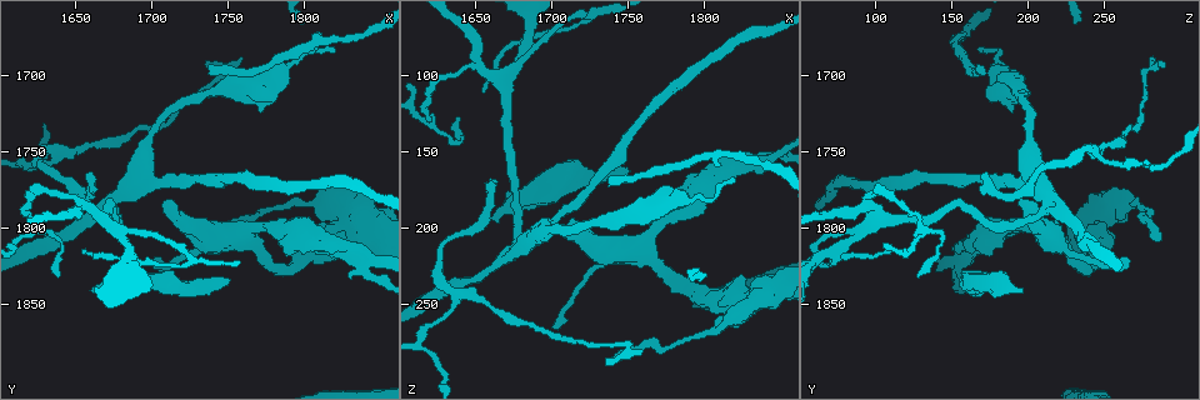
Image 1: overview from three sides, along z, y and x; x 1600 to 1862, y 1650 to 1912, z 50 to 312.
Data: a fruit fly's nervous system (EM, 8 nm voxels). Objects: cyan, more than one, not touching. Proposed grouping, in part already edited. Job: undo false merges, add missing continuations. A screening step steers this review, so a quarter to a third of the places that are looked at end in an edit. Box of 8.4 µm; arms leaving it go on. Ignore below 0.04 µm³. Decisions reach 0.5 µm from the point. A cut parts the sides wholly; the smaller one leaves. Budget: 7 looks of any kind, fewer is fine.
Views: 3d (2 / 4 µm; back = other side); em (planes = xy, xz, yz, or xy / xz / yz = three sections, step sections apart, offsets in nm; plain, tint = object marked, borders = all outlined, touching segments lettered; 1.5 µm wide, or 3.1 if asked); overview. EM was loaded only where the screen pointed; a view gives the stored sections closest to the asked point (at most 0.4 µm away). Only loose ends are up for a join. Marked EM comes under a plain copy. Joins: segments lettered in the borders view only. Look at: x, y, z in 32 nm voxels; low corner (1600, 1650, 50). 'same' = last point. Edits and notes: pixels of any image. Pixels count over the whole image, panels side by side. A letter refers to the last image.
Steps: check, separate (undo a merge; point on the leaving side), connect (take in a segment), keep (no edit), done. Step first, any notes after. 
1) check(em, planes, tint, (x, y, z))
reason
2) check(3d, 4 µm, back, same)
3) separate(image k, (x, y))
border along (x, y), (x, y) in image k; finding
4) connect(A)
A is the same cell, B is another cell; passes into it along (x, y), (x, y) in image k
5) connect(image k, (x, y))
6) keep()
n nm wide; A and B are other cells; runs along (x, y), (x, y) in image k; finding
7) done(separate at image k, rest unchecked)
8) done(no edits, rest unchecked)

check(3d, 2 µm, (1736, 1690, 286))
long arm stops here

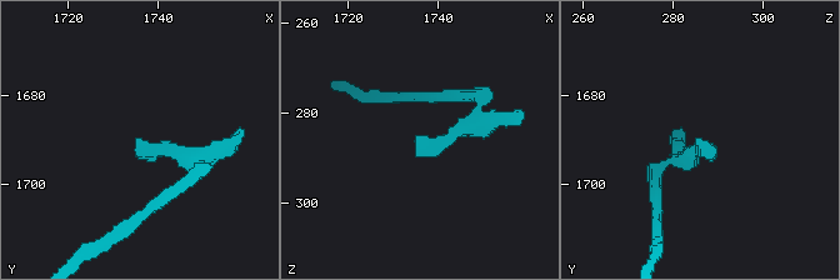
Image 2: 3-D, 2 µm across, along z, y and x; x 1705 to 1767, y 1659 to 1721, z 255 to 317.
check(em, planes, borders, (1736, 1690, 286))
now the EM

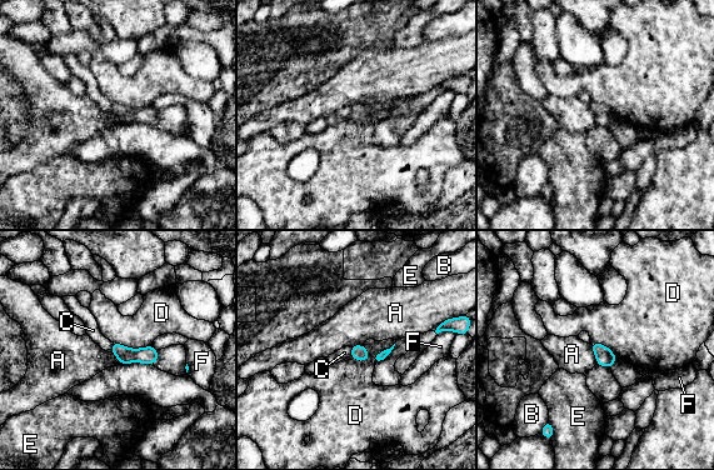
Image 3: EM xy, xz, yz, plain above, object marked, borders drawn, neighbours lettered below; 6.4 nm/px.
keep()
100 nm wide; A, B, C, D, E and F are other cells; border along (113, 341), (130, 348), (150, 346) in image 3; no lettered segment goes on from it

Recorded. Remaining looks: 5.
check(em, 3.1 µm, xy, step 16, borders, (1664, 1840, 196))
free end

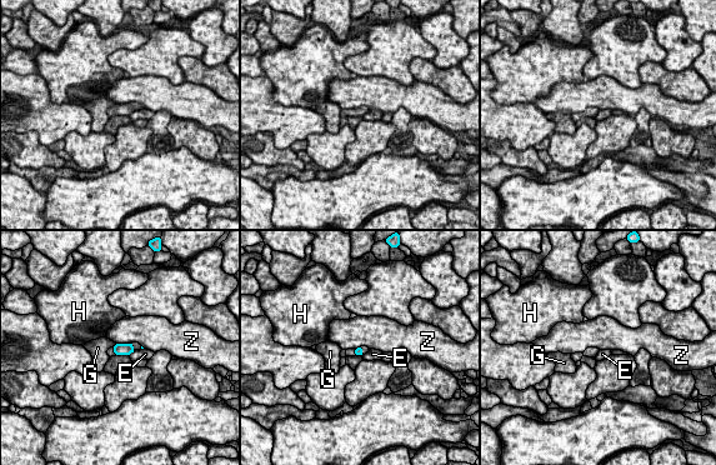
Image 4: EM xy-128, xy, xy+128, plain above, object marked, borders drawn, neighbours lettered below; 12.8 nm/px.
check(em, 3.1 µm, planes, borders, same)

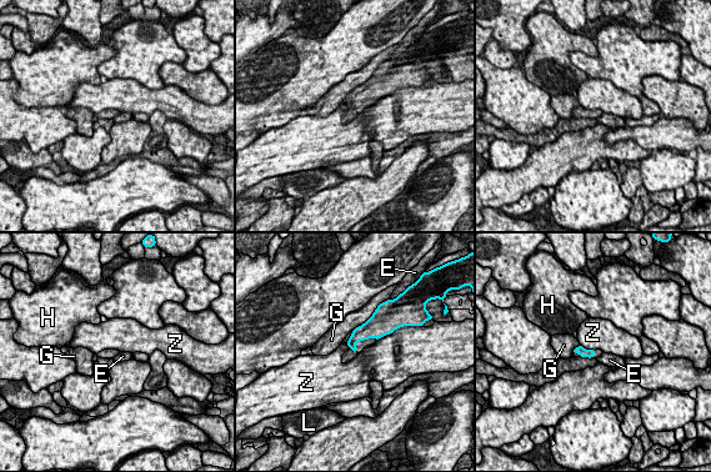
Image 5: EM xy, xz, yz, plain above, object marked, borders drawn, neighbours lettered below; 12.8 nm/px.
keep()
E, G, H, L and Z are other cells; border along (392, 331), (377, 340) in image 5; none of them fits

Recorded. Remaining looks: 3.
check(em, xy, step 8, borders, (1650, 1784, 92))
arms part here

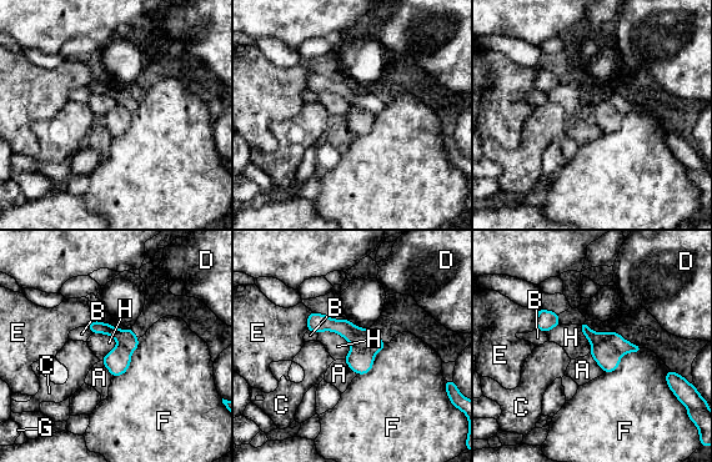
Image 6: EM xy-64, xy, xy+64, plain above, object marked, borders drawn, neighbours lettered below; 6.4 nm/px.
separate(image 6, (616, 341))
160 nm wide; A, B, C, D, E, F, G and H are other cells; border along (592, 344), (607, 342), (622, 355) in image 6; a second cell is stuck on

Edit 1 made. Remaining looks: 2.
done(separate at image 6, rest unchecked)

